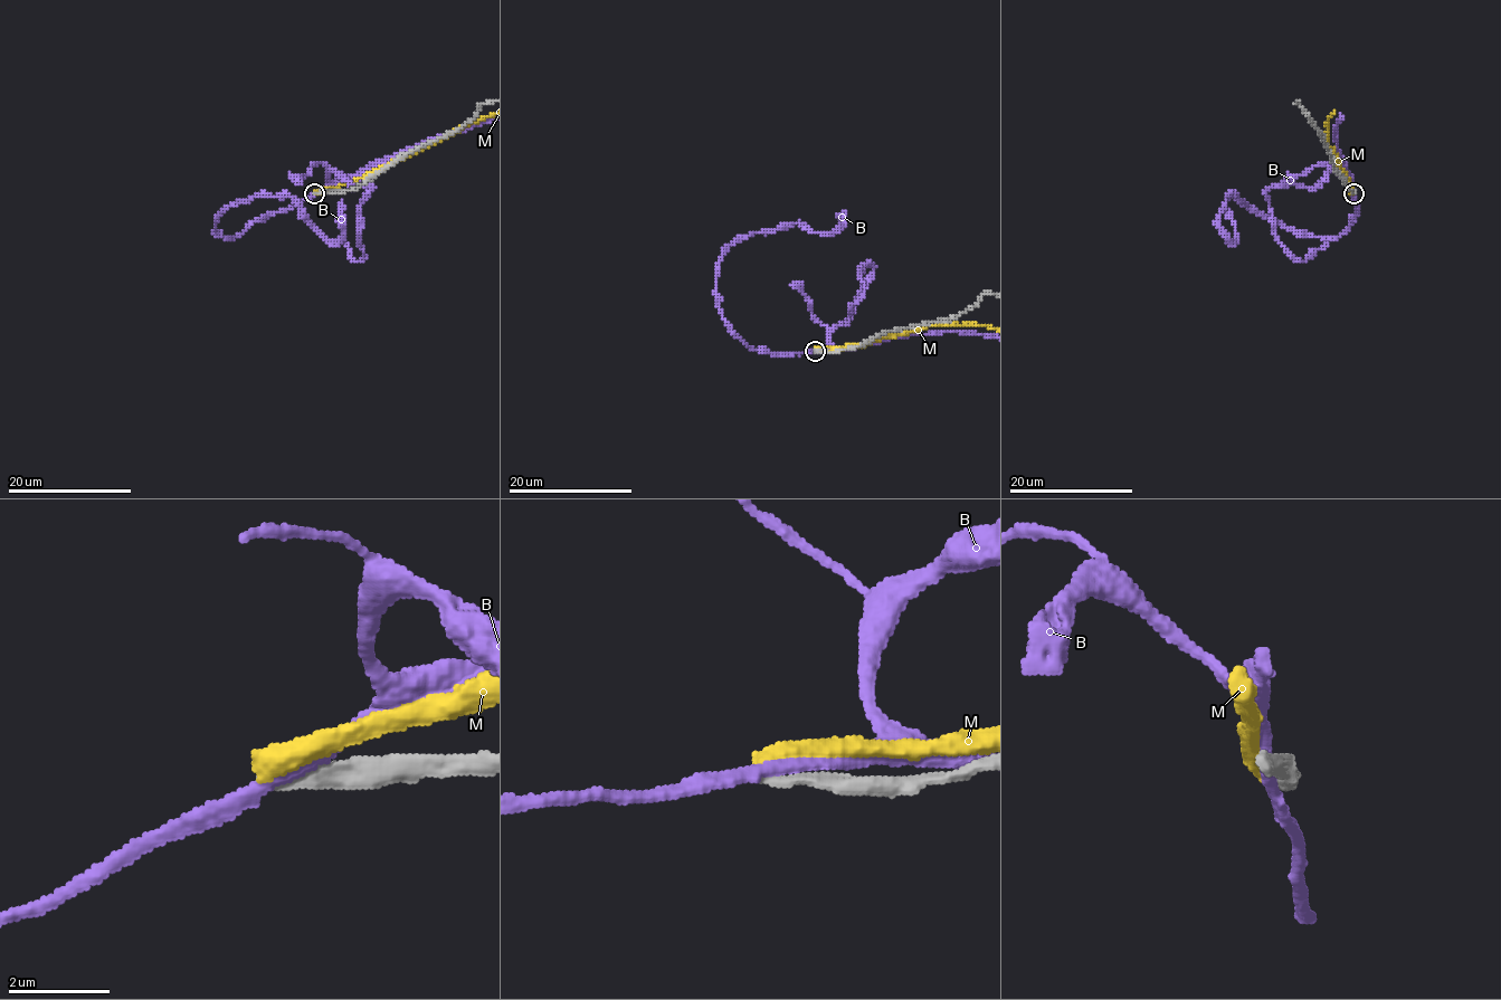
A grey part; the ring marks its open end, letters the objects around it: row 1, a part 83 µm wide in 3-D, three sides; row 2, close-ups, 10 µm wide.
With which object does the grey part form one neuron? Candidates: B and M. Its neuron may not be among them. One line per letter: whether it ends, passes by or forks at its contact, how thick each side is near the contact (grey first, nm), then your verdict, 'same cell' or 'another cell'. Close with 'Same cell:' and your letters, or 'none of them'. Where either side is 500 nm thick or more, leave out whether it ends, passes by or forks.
B: it passes by | 320/280 nm | another cell
M: it ends | 260/440 nm | another cell
Same cell: none of them

